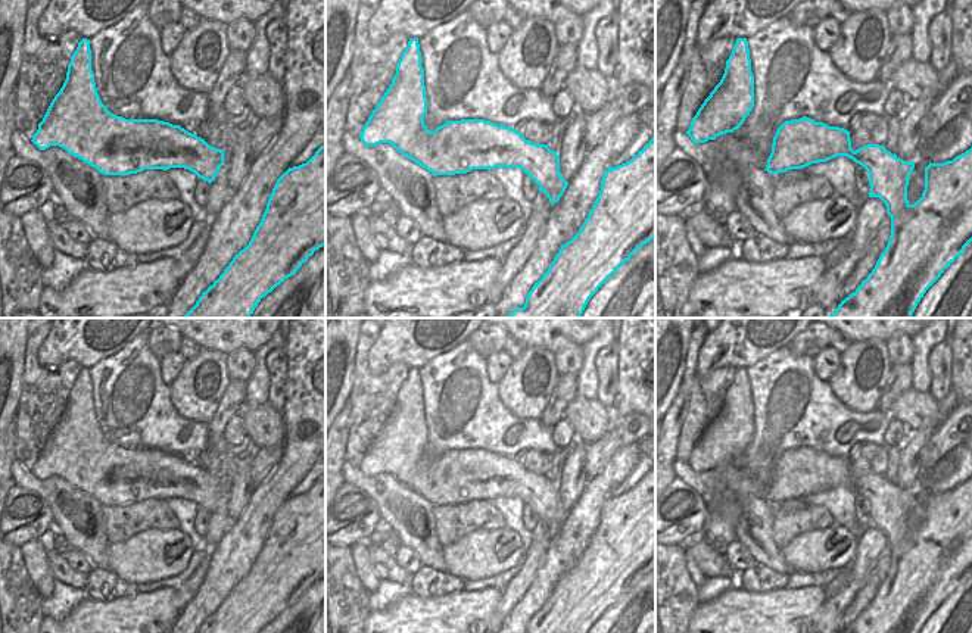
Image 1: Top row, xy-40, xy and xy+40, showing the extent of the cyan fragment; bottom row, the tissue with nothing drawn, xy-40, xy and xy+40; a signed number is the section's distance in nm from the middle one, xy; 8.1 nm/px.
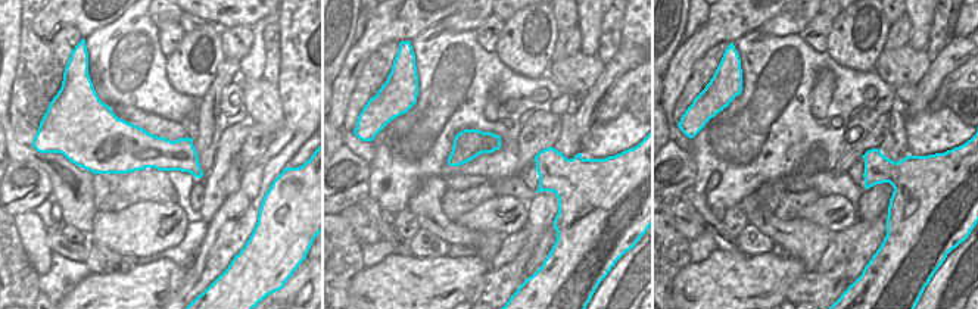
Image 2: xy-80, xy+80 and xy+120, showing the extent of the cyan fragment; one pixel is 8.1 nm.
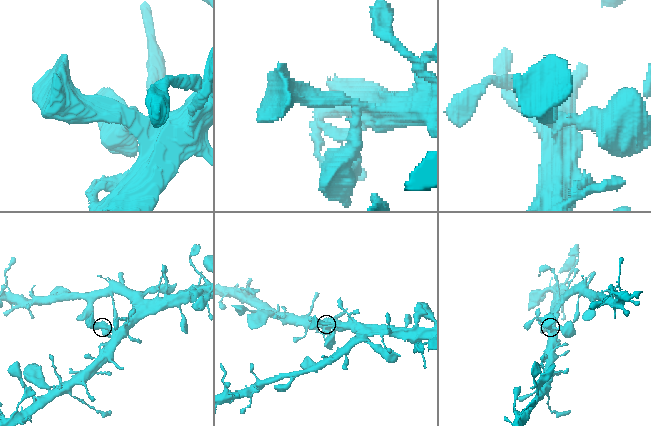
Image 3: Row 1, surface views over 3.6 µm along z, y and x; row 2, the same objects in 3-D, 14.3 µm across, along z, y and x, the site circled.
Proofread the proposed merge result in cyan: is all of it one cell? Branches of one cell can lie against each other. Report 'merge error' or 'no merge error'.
no merge error

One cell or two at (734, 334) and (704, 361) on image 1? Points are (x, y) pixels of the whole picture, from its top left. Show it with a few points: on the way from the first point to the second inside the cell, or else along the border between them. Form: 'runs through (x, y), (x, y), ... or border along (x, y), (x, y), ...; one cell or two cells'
runs through (725, 342), (719, 342), (713, 352); one cell

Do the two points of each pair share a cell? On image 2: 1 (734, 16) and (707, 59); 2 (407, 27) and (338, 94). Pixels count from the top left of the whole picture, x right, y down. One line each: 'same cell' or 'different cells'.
1: different cells
2: same cell

